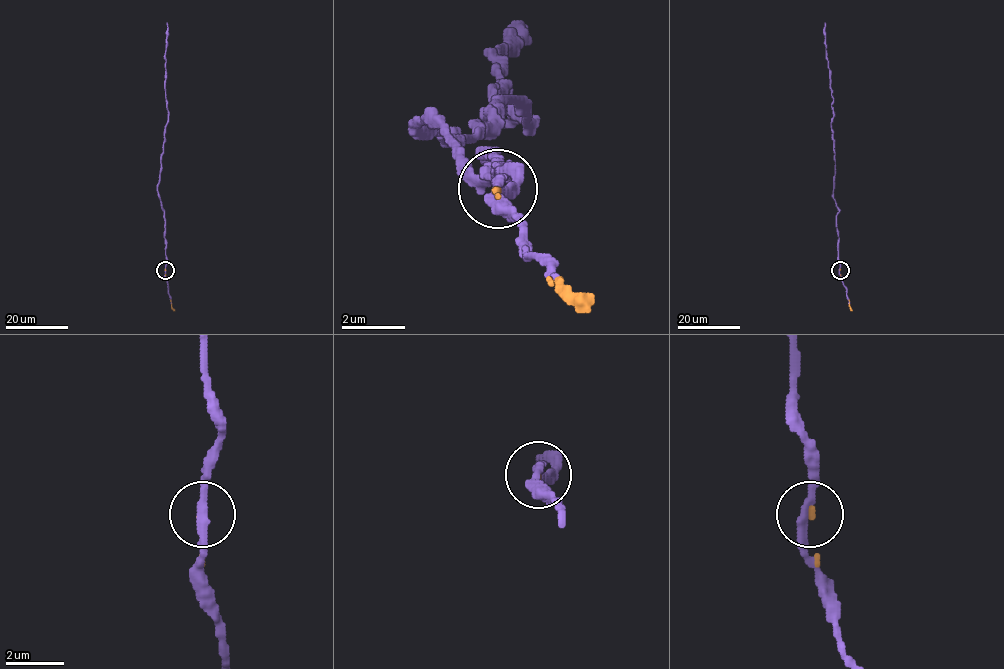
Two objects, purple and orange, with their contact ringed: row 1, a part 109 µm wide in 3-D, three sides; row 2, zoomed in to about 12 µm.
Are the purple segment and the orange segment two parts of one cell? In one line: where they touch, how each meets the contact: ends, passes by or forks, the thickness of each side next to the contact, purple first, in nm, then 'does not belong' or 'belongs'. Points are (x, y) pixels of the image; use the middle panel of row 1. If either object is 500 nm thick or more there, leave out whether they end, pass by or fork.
(498, 188) | purple passes by | orange ends | 320/180 nm | belongs

